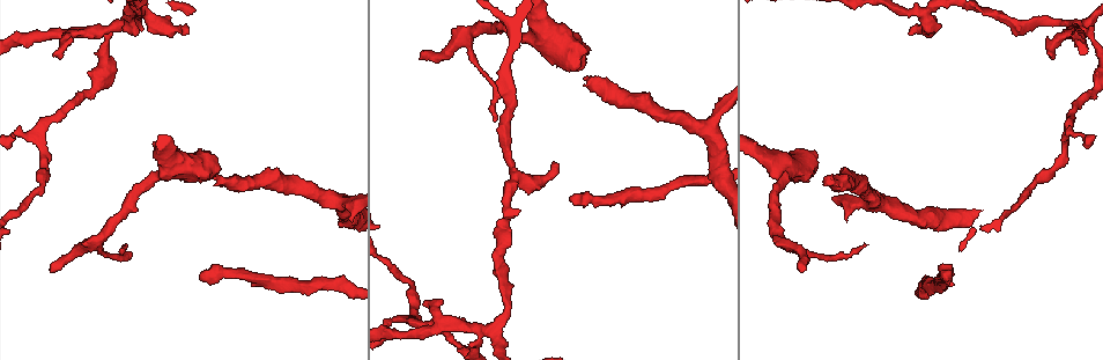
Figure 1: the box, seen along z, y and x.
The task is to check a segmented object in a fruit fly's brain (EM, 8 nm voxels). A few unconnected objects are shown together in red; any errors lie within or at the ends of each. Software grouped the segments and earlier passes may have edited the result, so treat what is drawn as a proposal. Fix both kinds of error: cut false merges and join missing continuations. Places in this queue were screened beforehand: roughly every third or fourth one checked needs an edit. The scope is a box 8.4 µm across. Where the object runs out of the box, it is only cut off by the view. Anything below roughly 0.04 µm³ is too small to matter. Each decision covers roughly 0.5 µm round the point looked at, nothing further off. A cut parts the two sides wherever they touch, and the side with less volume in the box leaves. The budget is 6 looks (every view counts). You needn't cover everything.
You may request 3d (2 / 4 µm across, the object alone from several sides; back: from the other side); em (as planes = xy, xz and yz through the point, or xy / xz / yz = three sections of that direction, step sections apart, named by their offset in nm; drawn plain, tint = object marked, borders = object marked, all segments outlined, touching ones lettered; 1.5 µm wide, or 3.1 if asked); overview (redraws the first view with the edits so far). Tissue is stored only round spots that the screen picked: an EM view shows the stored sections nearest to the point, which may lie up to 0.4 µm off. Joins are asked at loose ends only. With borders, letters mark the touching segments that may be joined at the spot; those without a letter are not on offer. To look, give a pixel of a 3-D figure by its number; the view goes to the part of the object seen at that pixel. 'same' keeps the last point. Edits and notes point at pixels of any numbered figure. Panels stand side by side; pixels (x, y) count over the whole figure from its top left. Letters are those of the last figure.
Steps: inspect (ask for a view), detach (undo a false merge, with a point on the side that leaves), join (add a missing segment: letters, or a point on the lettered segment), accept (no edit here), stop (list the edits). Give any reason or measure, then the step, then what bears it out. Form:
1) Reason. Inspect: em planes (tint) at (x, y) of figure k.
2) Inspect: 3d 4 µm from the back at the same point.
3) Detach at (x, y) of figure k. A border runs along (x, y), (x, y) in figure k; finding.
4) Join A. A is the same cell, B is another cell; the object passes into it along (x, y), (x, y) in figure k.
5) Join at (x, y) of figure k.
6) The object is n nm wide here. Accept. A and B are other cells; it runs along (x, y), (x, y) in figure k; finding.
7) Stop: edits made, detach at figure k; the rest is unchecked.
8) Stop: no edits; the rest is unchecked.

Free end. Inspect: em planes (borders) at (803, 268) of figure 1.

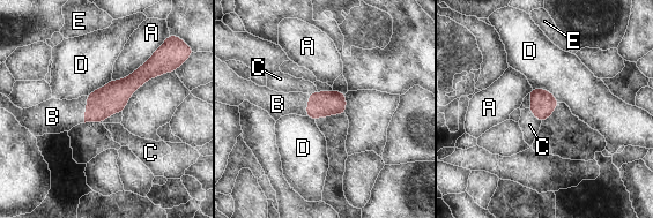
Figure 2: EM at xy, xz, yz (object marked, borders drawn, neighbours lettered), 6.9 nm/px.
The object is 180 nm wide here. Join at (52, 117) of figure 2. B is the same cell, A, C, D and E are other cells; the object passes into it along (112, 98), (84, 110), (52, 117) in figure 2; it goes on there.

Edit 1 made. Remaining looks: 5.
Free end. Inspect: em xy step 4 (borders) at (201, 280) of figure 1.

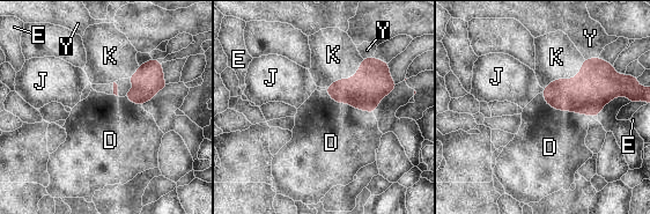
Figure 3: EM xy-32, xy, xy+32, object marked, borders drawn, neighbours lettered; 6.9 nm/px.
Inspect: em planes (borders) at the same point.

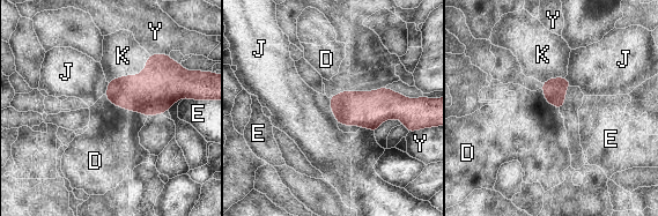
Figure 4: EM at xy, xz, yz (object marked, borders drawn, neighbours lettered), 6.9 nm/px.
The longest contact is with K, 360 nm. Join at (123, 56) of figure 4. K is the same cell, D, E, J and Y are other cells; the cell continues.

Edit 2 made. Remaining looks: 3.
See it whole again. Inspect: overview.

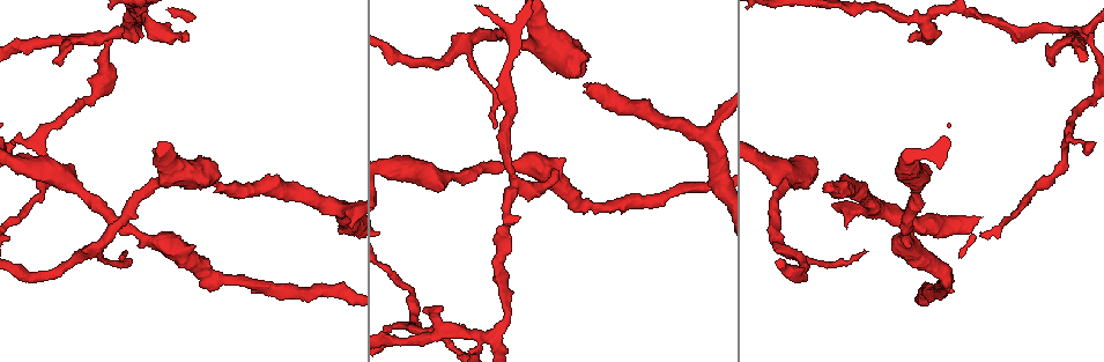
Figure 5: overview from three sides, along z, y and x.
Sharp bend. Inspect: em yz step 8 (borders) at (390, 164) of figure 5.

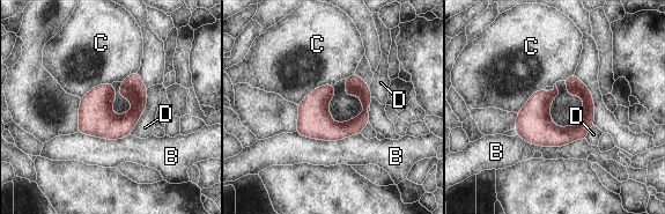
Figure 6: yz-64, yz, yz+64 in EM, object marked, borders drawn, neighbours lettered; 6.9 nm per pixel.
Accept. B, C and D are other cells; a border runs along (333, 83), (316, 87), (297, 104) in figure 6; all the same cell.

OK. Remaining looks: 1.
Stop: edits made, join at figure 2, join at figure 4; the rest is unchecked.

